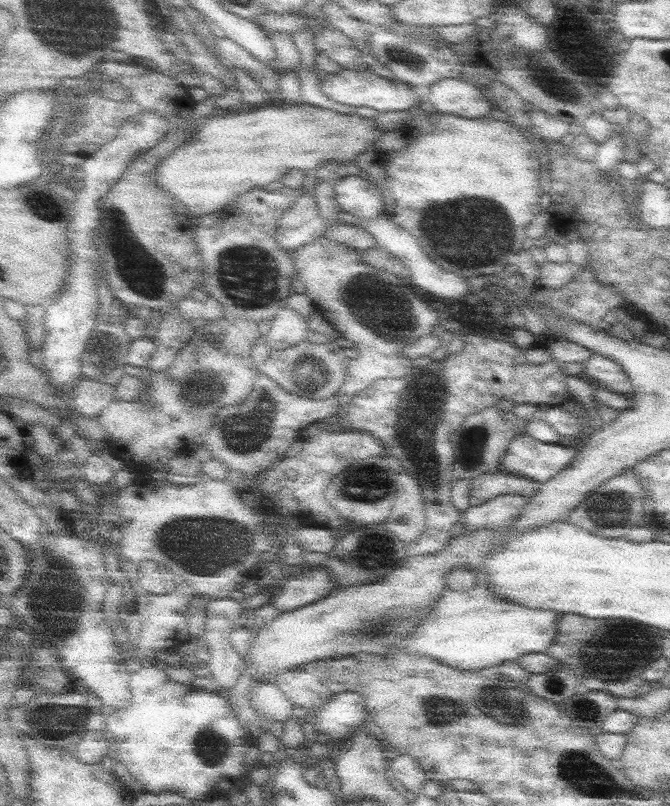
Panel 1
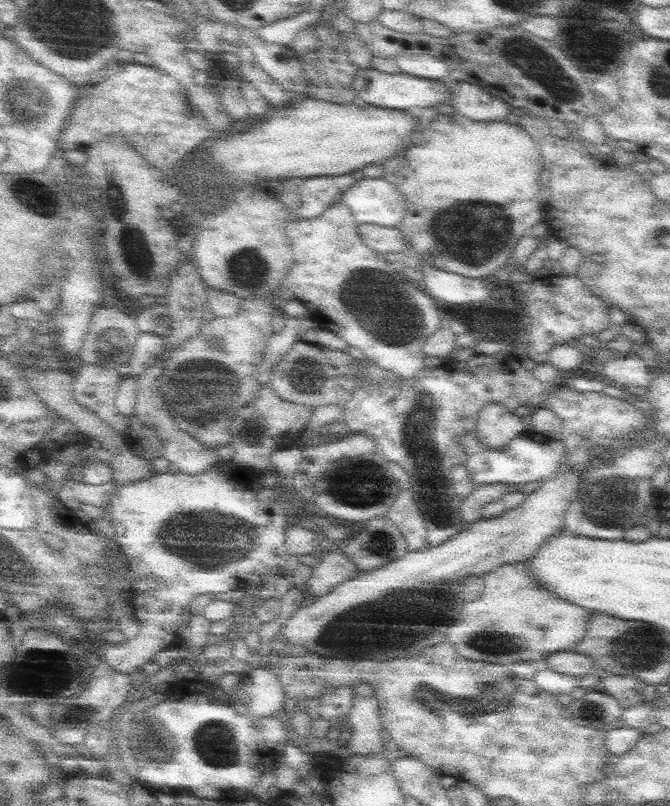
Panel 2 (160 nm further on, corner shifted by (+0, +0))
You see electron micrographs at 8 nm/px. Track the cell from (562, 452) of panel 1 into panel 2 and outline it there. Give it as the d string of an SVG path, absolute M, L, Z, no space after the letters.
M527 430L518 434L503 449L487 447L476 434L467 433L462 439L466 466L475 486L495 484L528 484L550 480L559 470L566 454L563 440L557 436Z

